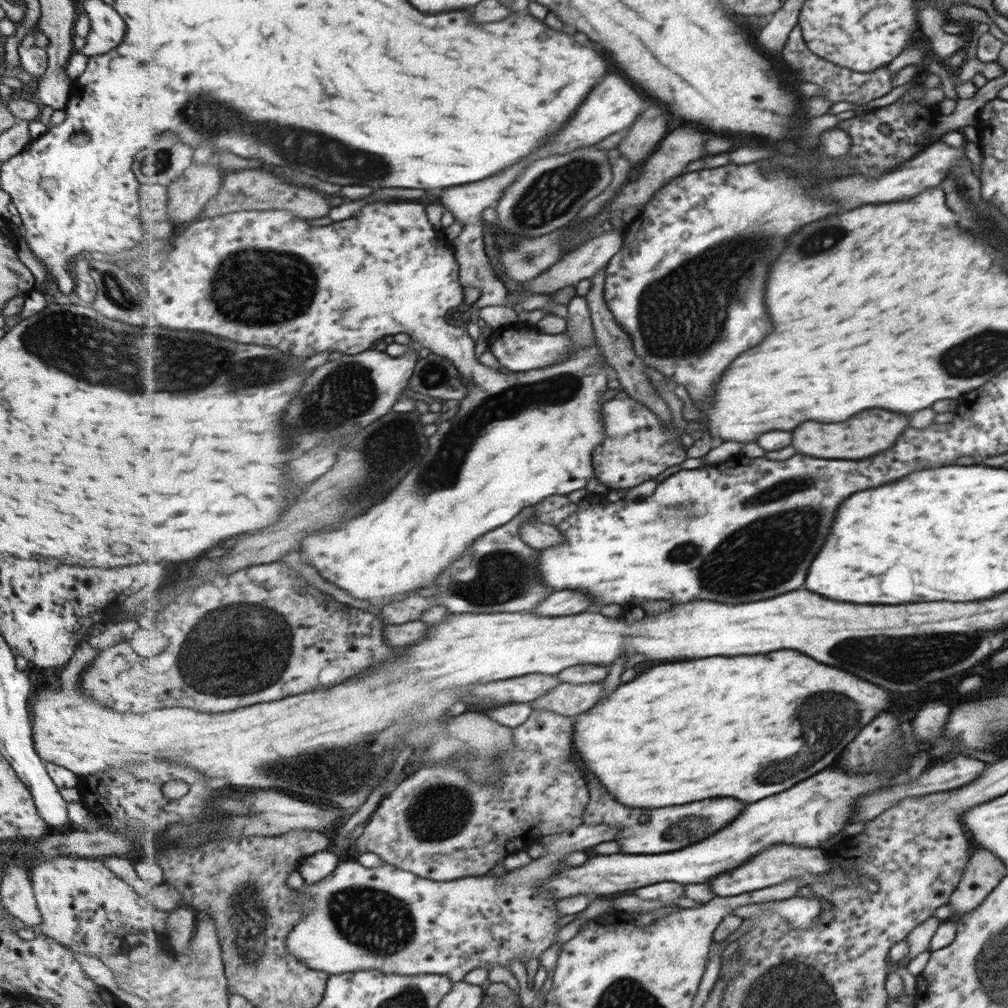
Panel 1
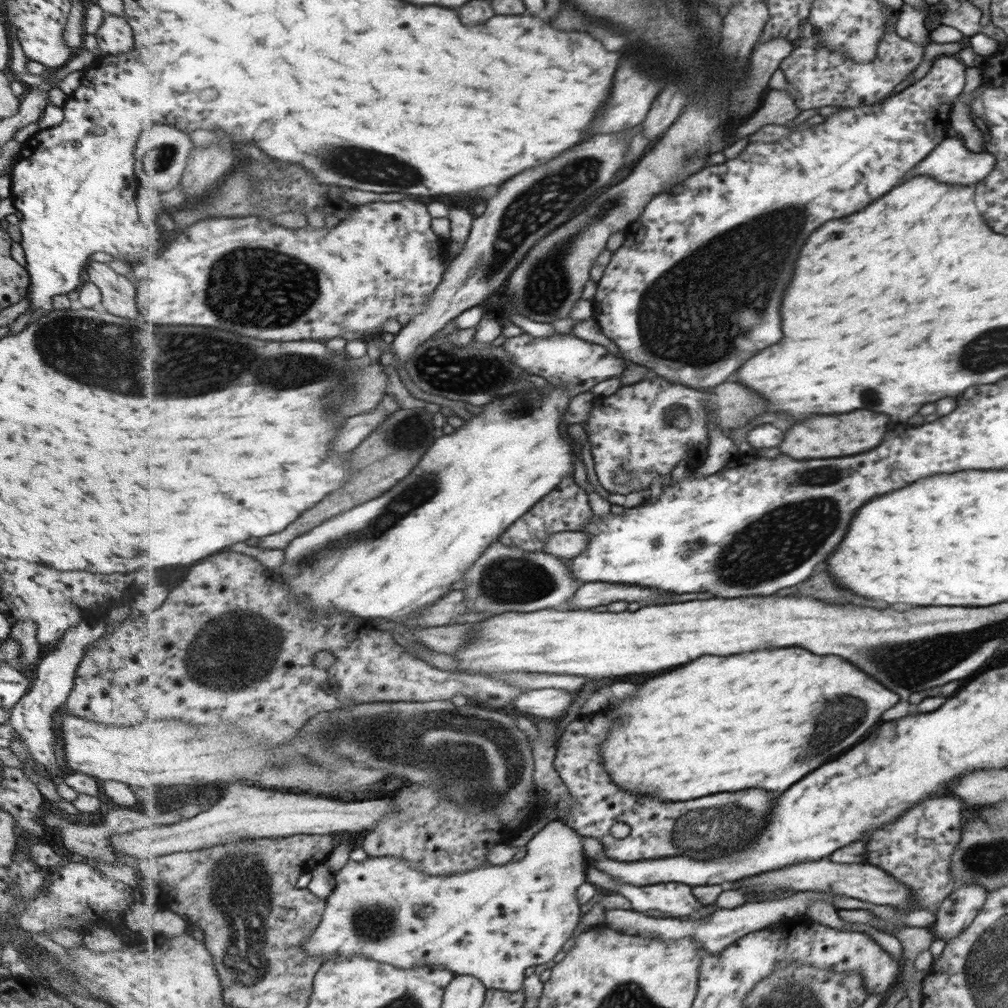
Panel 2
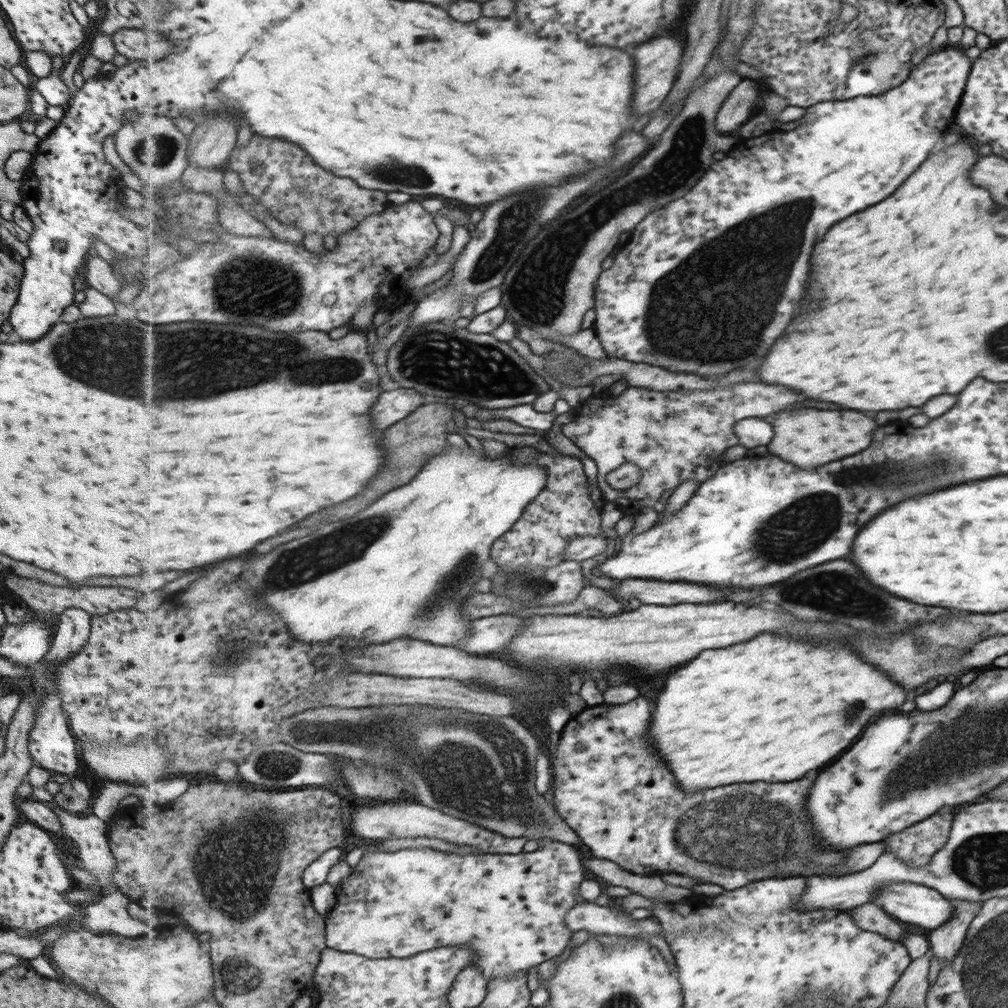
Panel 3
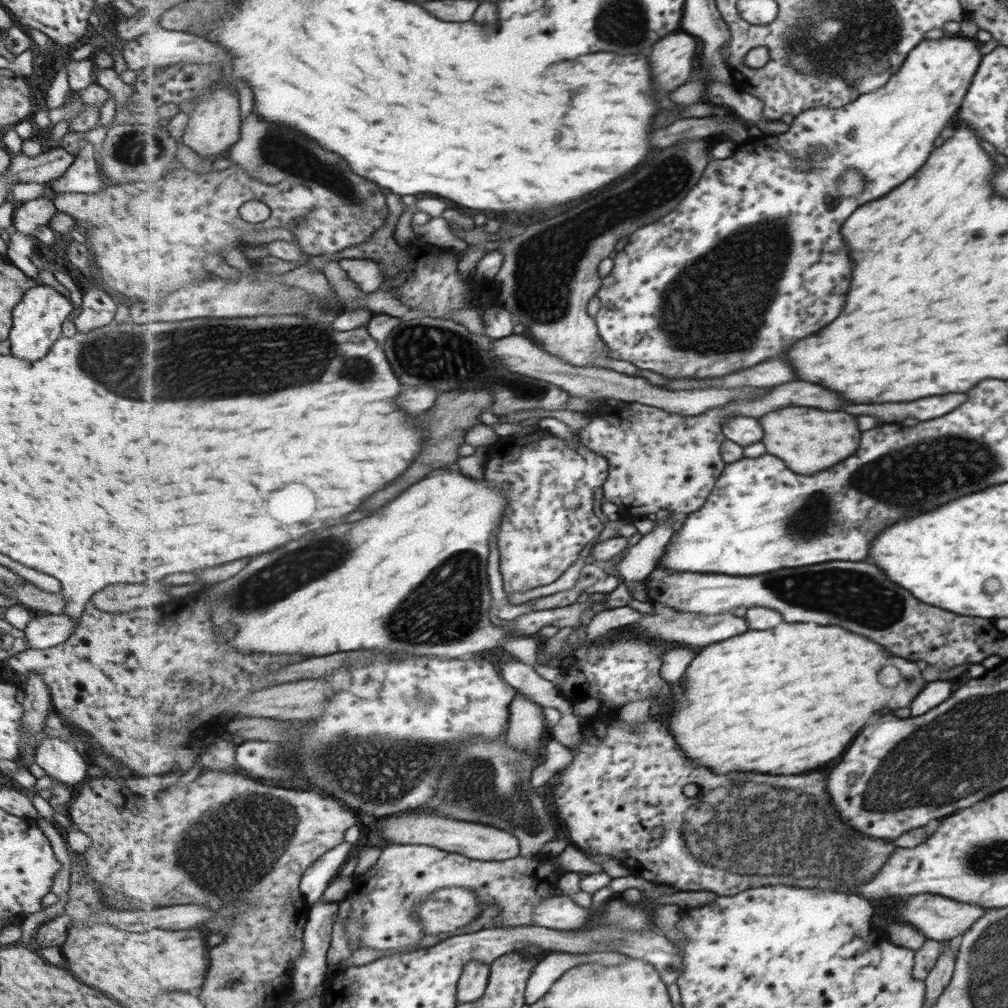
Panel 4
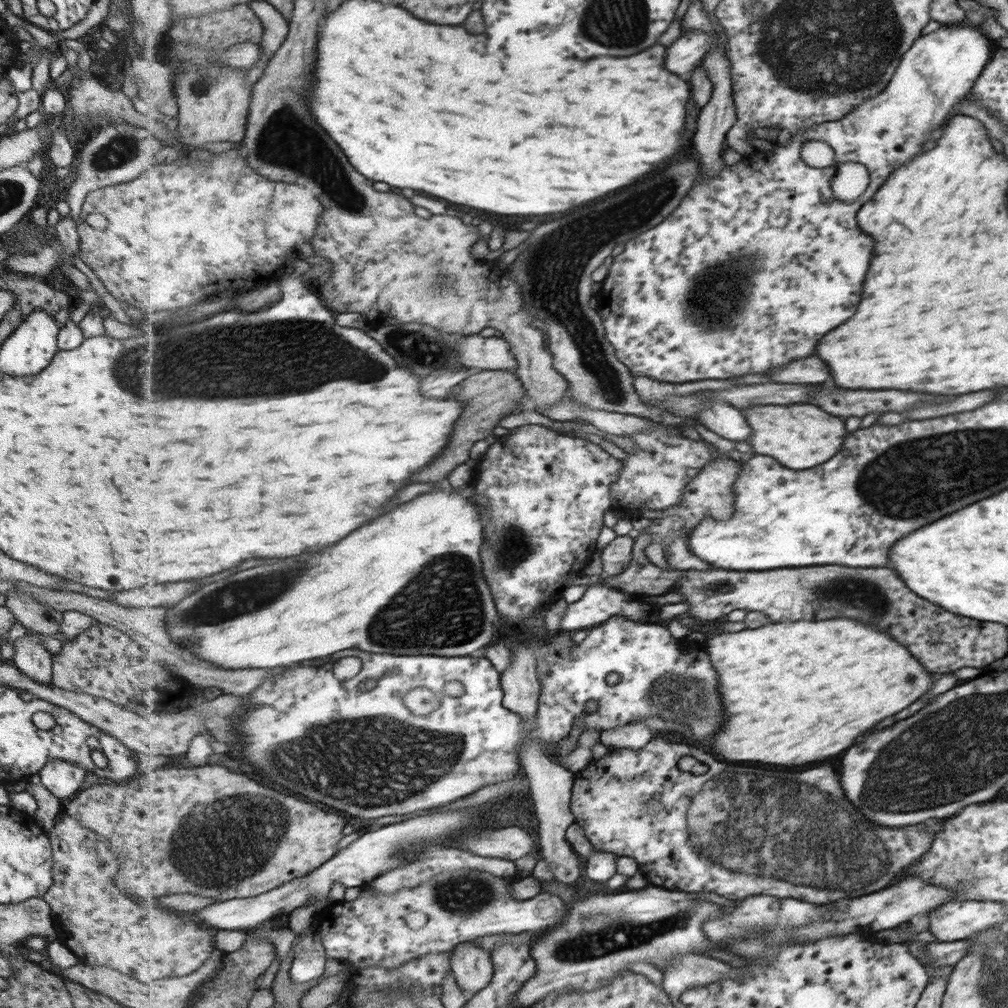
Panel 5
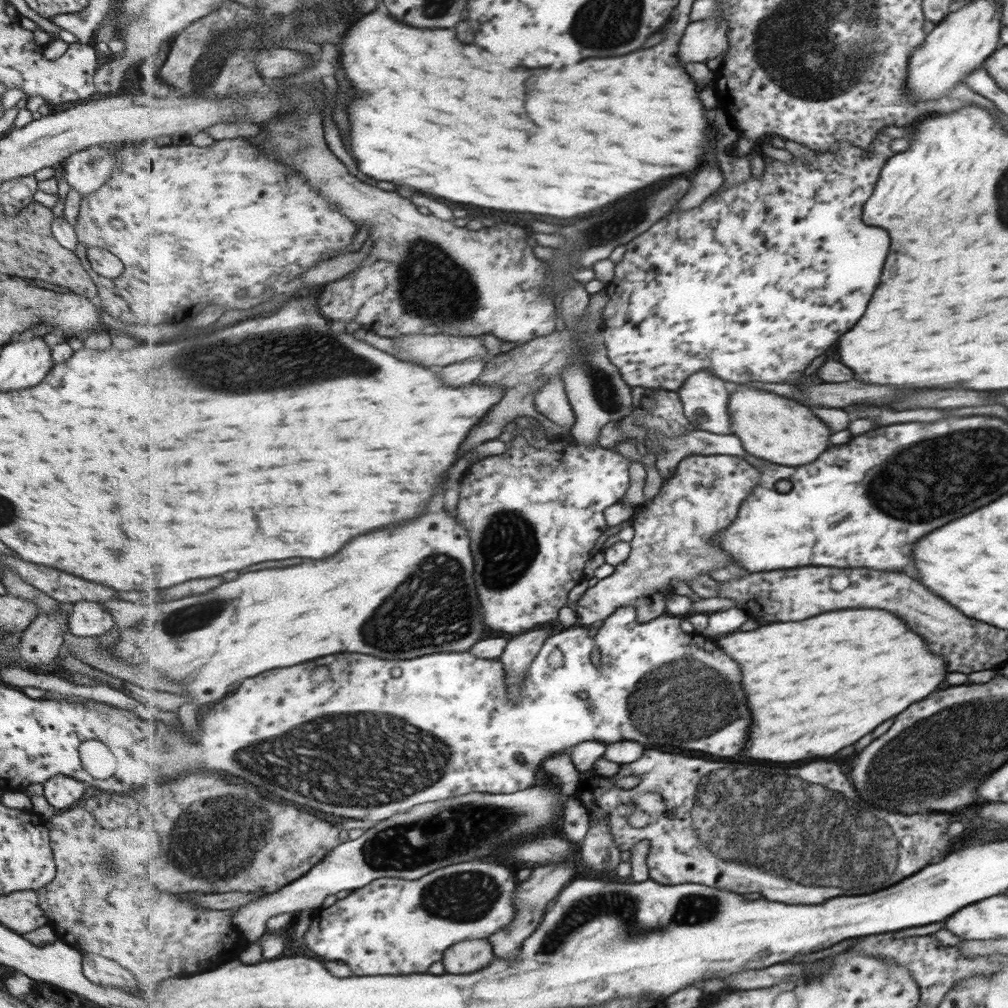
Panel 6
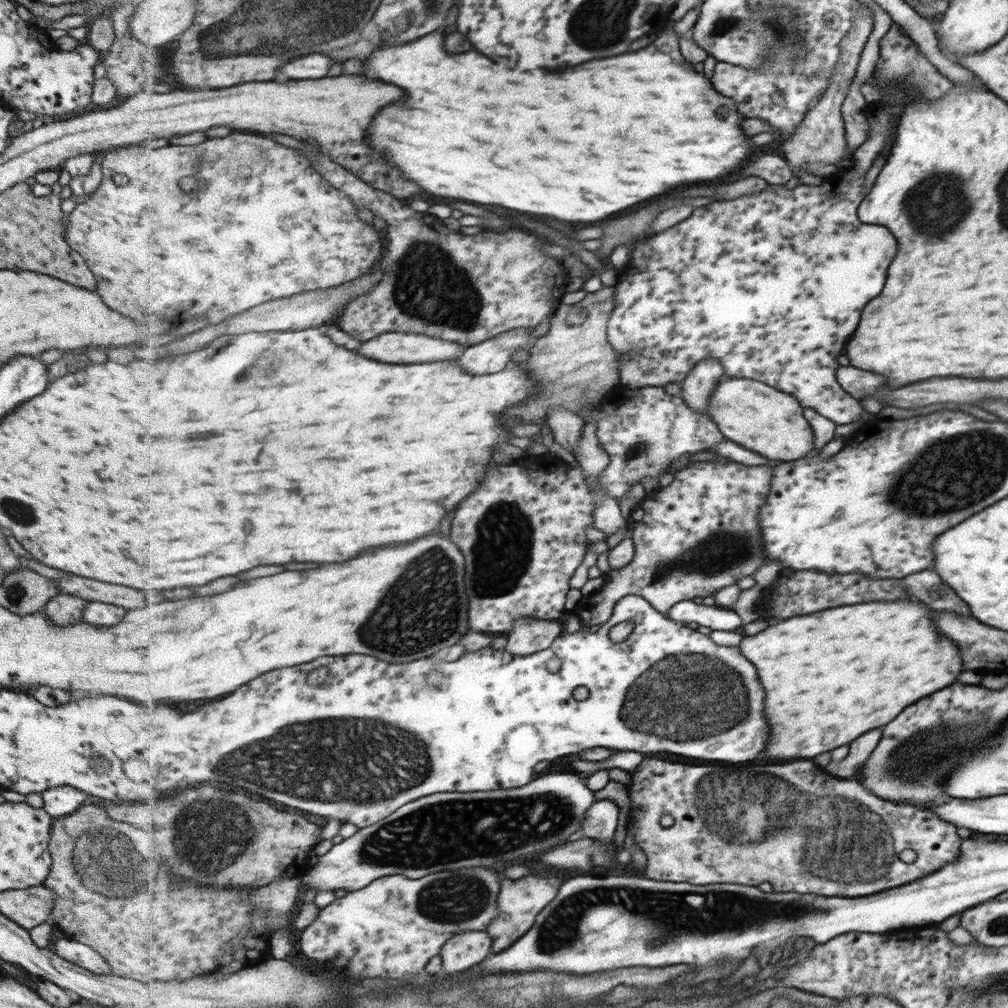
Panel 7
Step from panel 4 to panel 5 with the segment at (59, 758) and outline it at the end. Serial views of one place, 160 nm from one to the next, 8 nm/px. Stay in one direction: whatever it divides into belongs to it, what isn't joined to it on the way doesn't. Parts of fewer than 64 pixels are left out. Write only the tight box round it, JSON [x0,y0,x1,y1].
[40,761,86,799]

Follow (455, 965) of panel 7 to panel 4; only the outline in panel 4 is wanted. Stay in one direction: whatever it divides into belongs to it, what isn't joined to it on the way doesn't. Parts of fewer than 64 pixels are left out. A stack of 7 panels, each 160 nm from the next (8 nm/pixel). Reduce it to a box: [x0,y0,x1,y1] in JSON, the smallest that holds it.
[459,960,492,1003]

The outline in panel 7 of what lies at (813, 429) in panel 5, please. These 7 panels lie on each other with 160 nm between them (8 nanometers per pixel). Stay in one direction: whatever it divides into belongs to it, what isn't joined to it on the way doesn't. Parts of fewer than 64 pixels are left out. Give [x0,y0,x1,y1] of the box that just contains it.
[709,378,814,460]

